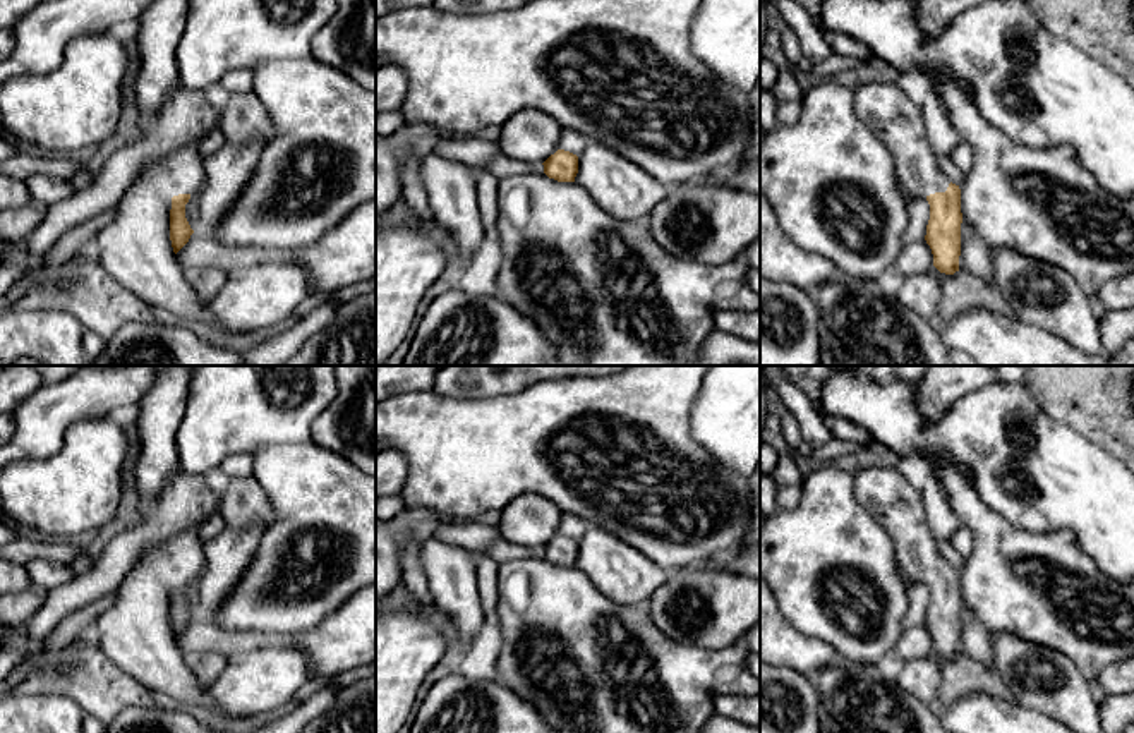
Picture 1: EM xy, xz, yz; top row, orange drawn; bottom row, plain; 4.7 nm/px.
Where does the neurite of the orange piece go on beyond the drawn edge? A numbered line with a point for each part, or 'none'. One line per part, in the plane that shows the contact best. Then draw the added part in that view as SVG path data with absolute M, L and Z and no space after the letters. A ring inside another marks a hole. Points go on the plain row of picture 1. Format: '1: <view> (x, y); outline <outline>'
none

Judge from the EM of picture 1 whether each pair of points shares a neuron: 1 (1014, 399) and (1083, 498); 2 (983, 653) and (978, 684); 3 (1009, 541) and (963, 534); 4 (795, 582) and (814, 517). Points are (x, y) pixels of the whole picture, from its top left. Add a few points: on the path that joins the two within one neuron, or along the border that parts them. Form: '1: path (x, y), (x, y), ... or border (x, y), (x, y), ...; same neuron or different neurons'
1: path (999, 443), (1001, 493), (1038, 502); same neuron
2: border (959, 653), (980, 661), (994, 673); different neurons
3: border (959, 522), (971, 534), (971, 551), (965, 558); different neurons
4: path (810, 567), (814, 563), (814, 533); same neuron

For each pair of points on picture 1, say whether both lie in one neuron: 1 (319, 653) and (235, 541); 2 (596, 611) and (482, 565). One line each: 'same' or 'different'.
1: different
2: different

